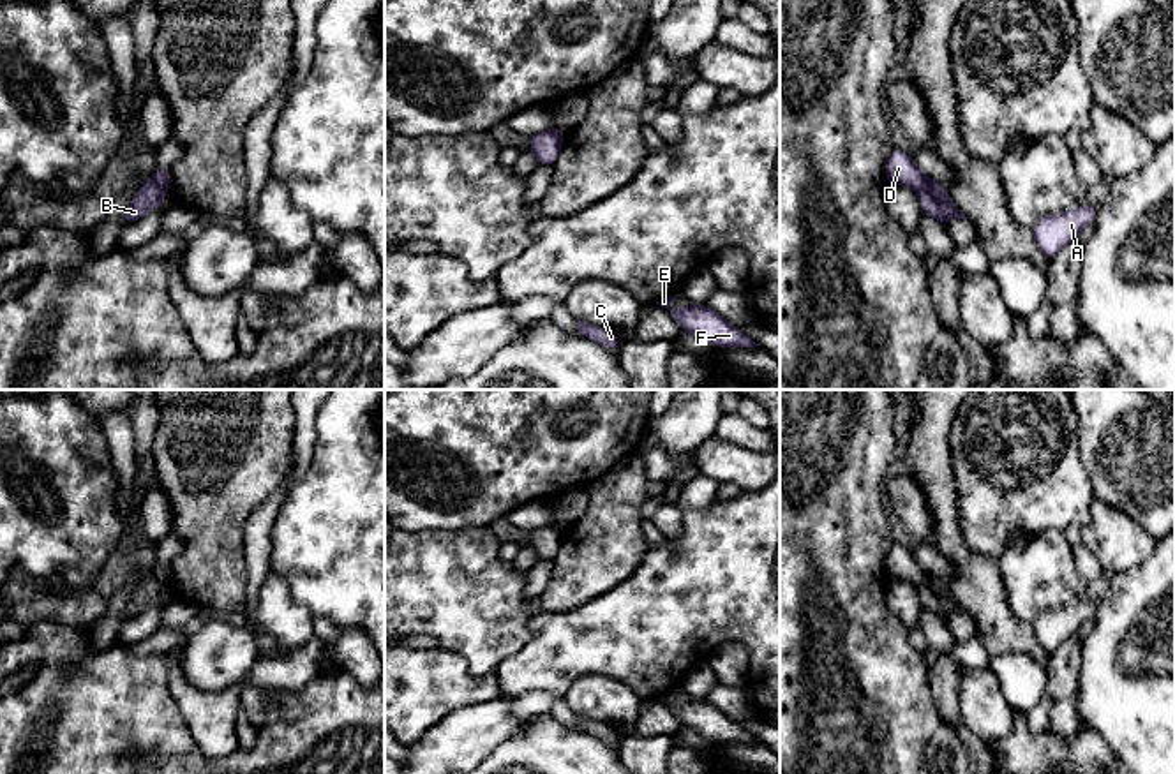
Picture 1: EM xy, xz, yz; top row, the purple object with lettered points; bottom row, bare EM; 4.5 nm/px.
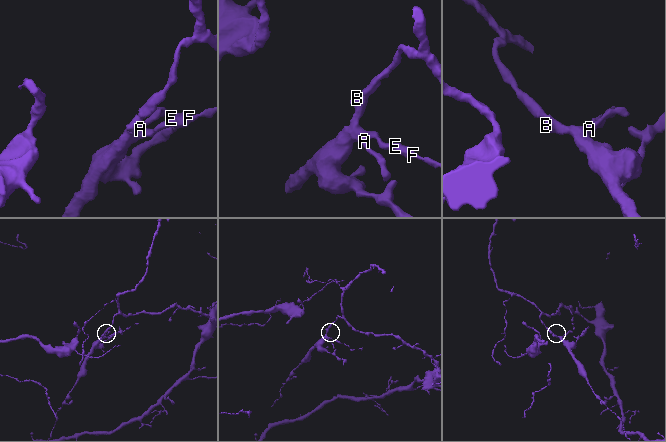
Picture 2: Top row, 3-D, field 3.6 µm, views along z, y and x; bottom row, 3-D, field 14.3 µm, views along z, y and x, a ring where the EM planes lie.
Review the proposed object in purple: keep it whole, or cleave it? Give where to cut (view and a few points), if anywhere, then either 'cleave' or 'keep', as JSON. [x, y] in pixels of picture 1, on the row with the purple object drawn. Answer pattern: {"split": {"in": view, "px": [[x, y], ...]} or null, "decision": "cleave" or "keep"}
{"split": {"in": "xy", "px": [[152, 175], [166, 189]]}, "decision": "cleave"}

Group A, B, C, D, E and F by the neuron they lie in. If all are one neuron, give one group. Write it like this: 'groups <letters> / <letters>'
groups A B C E F / D

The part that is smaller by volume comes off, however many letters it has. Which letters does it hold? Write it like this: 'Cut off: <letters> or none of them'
Cut off: A, B, C, E, F

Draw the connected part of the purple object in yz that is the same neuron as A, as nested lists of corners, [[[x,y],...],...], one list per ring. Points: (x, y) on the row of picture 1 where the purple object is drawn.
[[[1083,203],[1071,212],[1041,217],[1030,231],[1041,254],[1052,261],[1066,245],[1080,236],[1087,224],[1096,220],[1096,215],[1097,206]]]

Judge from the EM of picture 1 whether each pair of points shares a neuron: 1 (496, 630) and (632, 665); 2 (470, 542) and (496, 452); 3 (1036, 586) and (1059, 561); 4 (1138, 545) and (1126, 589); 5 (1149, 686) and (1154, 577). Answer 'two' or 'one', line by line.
1: two
2: two
3: one
4: two
5: one

